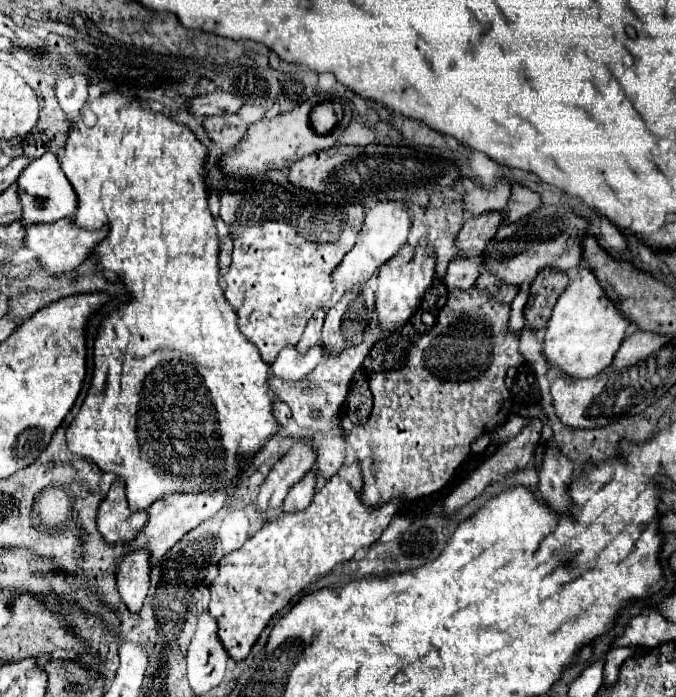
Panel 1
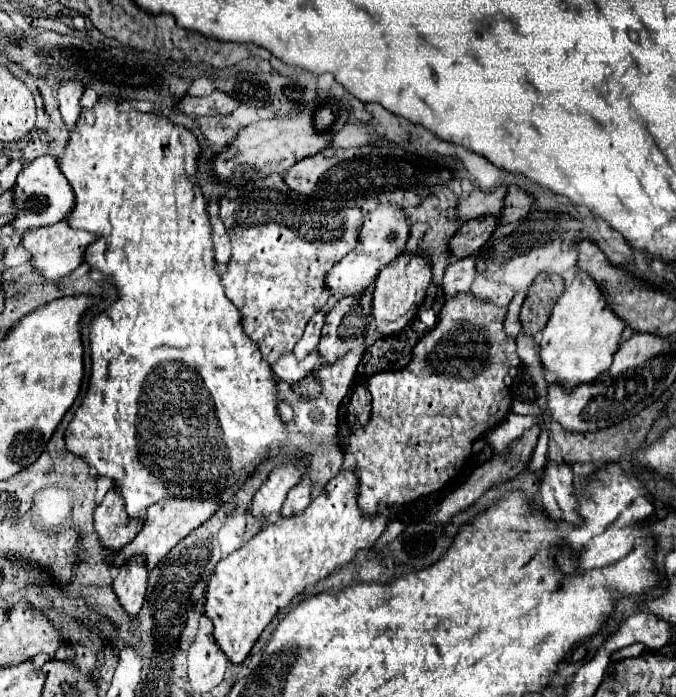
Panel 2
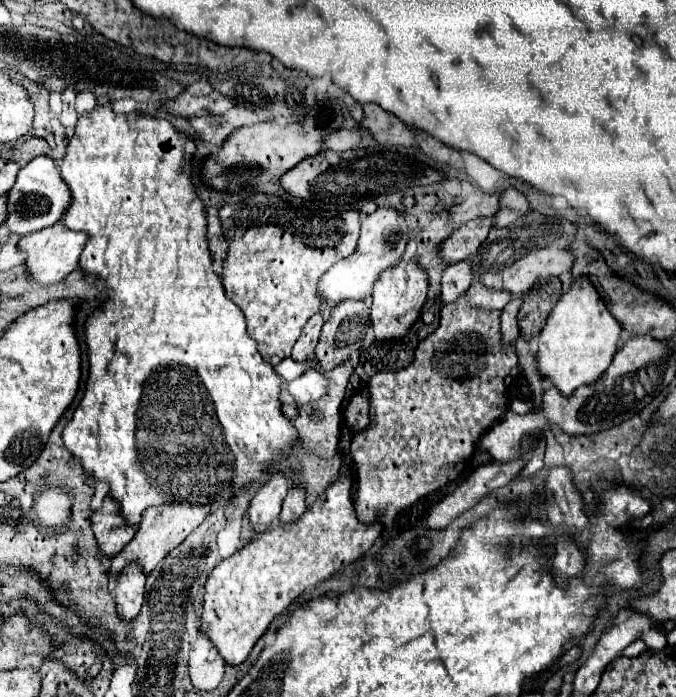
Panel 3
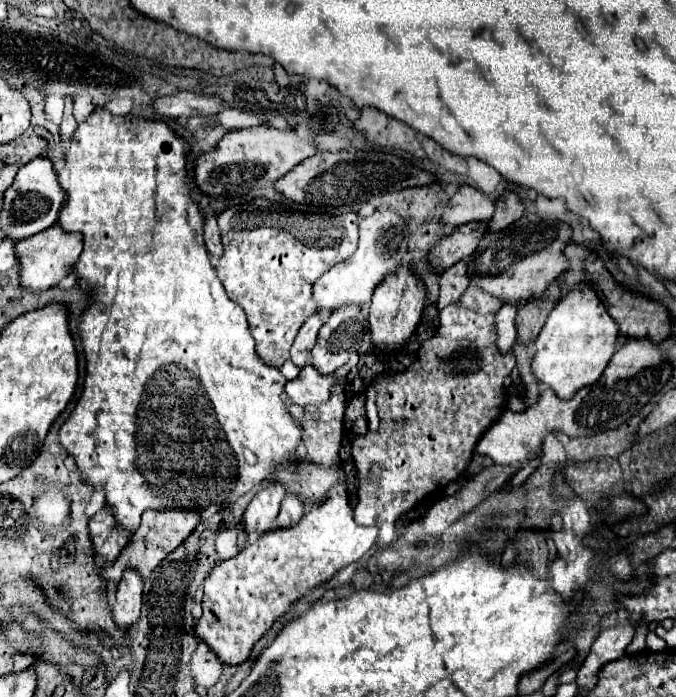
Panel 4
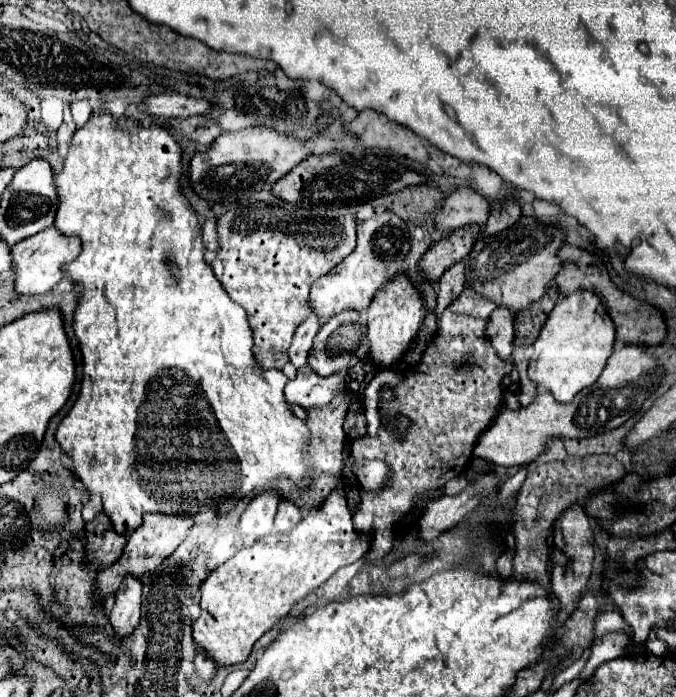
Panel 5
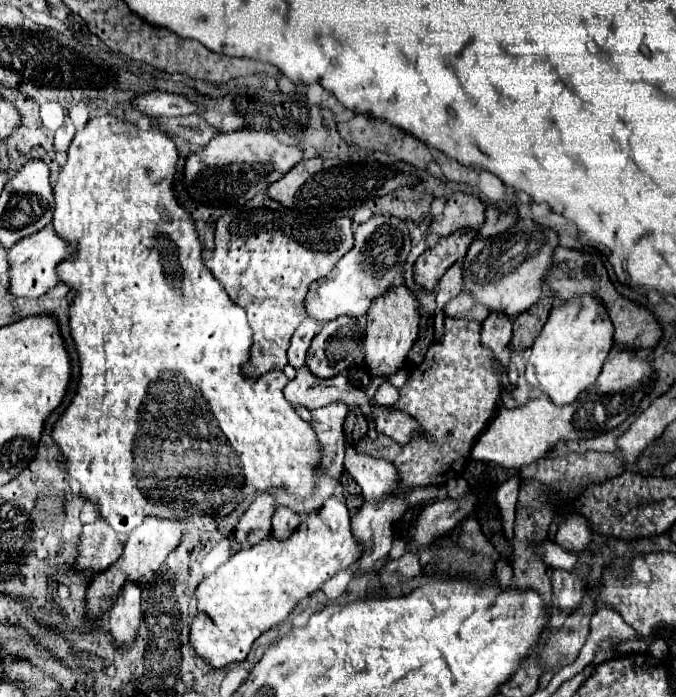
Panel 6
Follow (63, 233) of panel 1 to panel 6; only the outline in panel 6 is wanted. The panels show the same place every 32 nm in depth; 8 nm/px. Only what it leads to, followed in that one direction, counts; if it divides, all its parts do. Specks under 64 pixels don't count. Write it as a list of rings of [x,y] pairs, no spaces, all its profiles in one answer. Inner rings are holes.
[[[52,226],[44,228],[42,232],[28,236],[20,242],[16,242],[8,250],[10,258],[10,292],[14,296],[26,296],[26,298],[38,298],[52,290],[58,284],[58,264],[68,260],[68,256],[76,254],[76,246],[60,240],[56,230]]]

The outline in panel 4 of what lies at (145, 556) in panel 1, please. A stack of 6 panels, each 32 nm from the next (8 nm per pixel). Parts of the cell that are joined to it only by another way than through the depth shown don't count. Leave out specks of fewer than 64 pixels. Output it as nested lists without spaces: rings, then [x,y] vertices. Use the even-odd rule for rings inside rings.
[[[128,568],[122,574],[122,580],[116,584],[116,600],[114,600],[116,624],[130,626],[138,620],[142,606],[142,588],[144,578],[134,568]]]

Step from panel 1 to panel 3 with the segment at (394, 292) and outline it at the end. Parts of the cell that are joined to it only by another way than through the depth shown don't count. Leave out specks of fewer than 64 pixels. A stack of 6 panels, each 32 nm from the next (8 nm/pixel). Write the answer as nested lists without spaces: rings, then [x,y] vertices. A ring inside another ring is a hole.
[[[400,260],[398,264],[386,268],[380,274],[380,278],[374,284],[372,308],[370,308],[370,318],[378,342],[400,340],[402,336],[406,336],[406,332],[420,316],[420,308],[426,302],[426,290],[428,290],[428,274],[416,260],[408,260],[408,262]]]

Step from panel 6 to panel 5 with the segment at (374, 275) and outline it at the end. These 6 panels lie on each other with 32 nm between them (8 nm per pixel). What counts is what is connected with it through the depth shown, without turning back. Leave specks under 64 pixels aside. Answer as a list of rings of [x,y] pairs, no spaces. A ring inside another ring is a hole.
[[[388,210],[376,212],[372,218],[360,222],[356,250],[312,284],[310,294],[312,294],[314,314],[320,316],[322,320],[328,320],[336,312],[348,308],[362,312],[372,302],[372,296],[378,292],[378,288],[382,288],[382,284],[386,284],[390,278],[402,272],[408,250],[410,250],[410,238],[406,222],[398,218],[394,212]]]

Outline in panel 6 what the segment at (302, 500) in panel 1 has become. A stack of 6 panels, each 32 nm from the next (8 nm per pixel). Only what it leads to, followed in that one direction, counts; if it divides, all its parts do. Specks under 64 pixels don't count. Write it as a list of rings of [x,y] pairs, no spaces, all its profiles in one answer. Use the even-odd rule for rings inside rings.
[[[278,506],[276,508],[274,518],[272,518],[272,526],[274,526],[274,536],[276,538],[280,538],[280,540],[288,538],[292,534],[294,526],[298,526],[298,524],[300,524],[300,516],[294,510],[290,510],[286,506]]]

